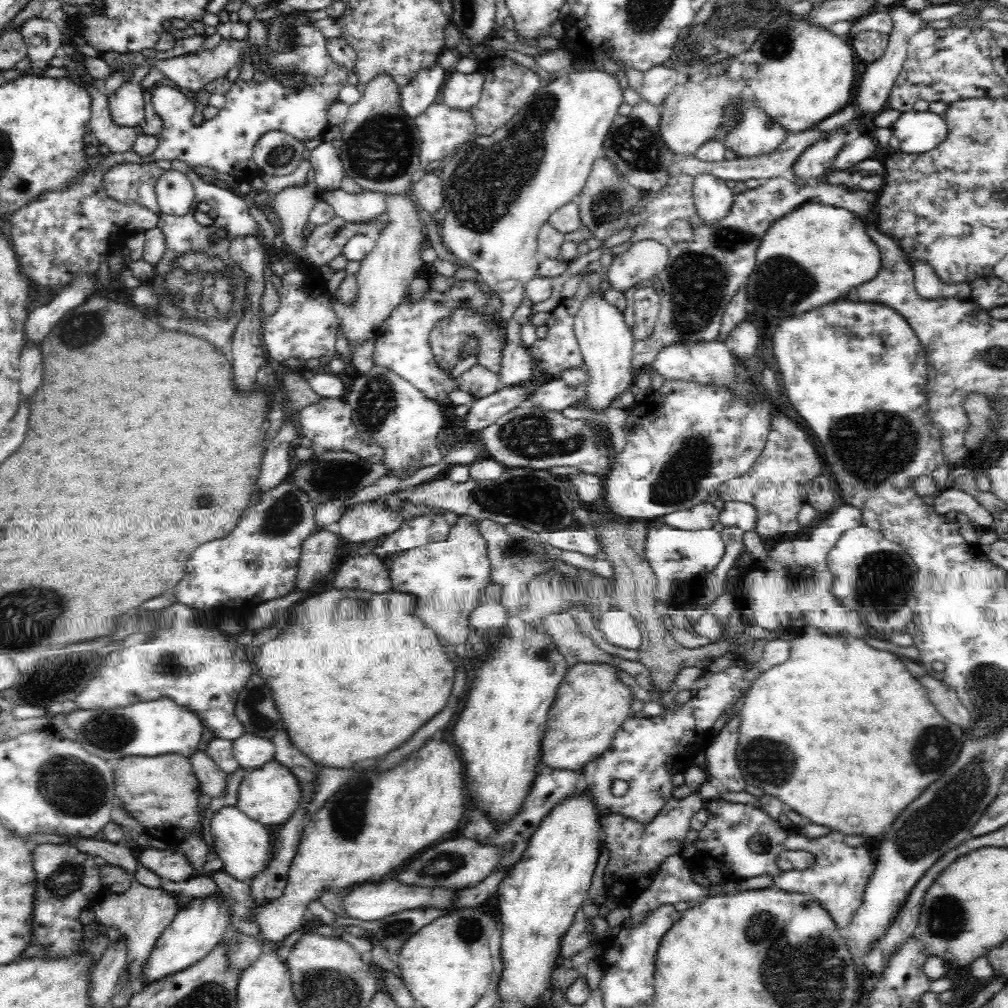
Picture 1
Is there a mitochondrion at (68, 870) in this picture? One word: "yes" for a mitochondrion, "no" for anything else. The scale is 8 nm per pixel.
yes

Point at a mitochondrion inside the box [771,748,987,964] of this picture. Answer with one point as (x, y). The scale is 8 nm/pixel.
(946, 914)

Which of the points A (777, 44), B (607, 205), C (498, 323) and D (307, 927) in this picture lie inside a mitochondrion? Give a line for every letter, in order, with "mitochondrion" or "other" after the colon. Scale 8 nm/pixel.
A: mitochondrion
B: mitochondrion
C: other
D: other

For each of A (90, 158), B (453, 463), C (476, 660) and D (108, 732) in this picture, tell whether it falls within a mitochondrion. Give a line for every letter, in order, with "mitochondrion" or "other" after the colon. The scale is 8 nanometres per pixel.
A: other
B: other
C: other
D: mitochondrion

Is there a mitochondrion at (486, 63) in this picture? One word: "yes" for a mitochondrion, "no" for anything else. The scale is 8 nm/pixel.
no

